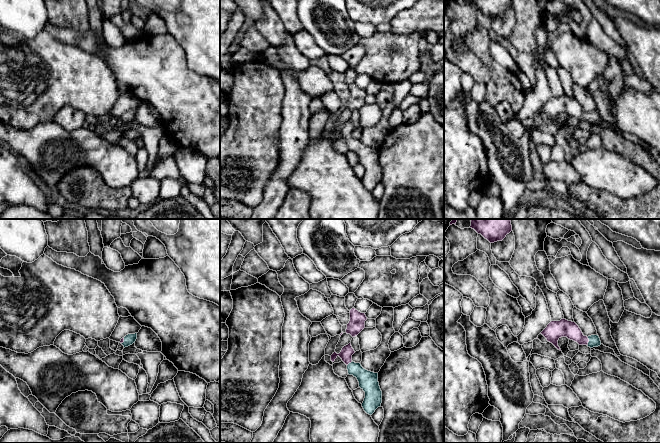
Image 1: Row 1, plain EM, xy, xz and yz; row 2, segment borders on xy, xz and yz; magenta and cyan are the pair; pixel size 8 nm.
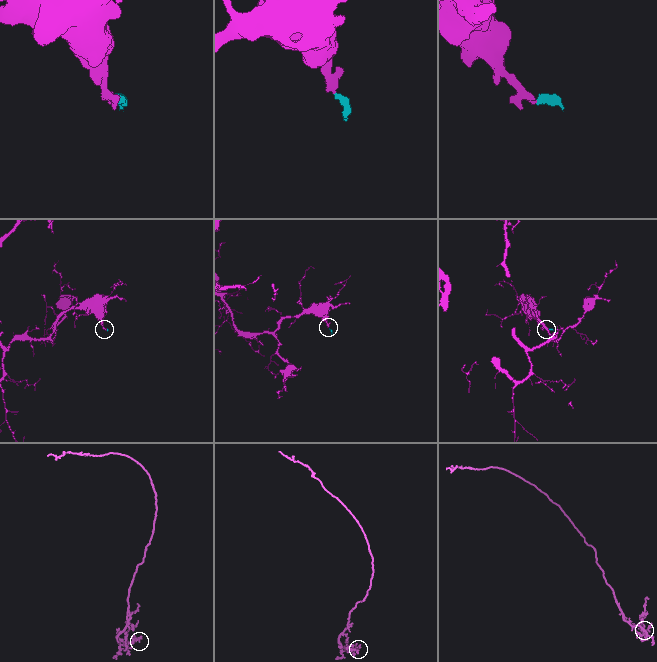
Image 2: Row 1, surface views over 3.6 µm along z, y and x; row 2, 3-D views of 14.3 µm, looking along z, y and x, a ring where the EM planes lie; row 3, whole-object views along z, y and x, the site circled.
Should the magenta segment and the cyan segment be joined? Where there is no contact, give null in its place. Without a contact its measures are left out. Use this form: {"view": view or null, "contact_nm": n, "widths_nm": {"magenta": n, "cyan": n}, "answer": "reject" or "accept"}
{"view": "yz", "contact_nm": 70, "widths_nm": {"magenta": 140, "cyan": 100}, "answer": "accept"}

